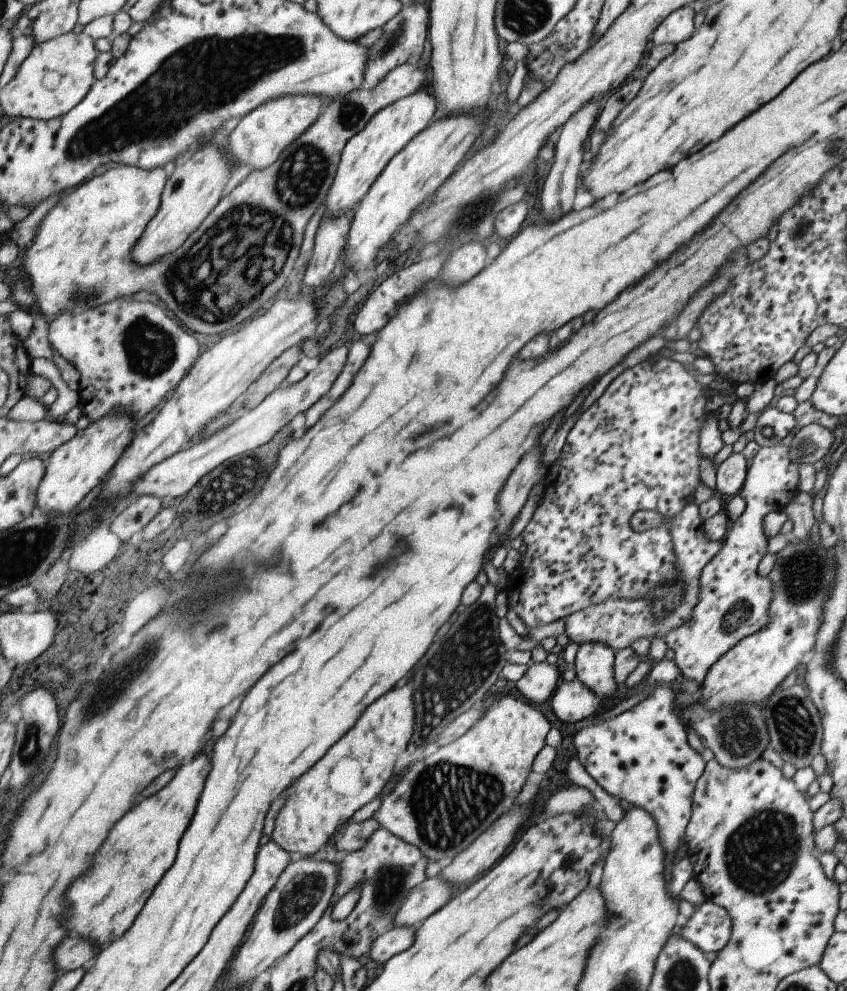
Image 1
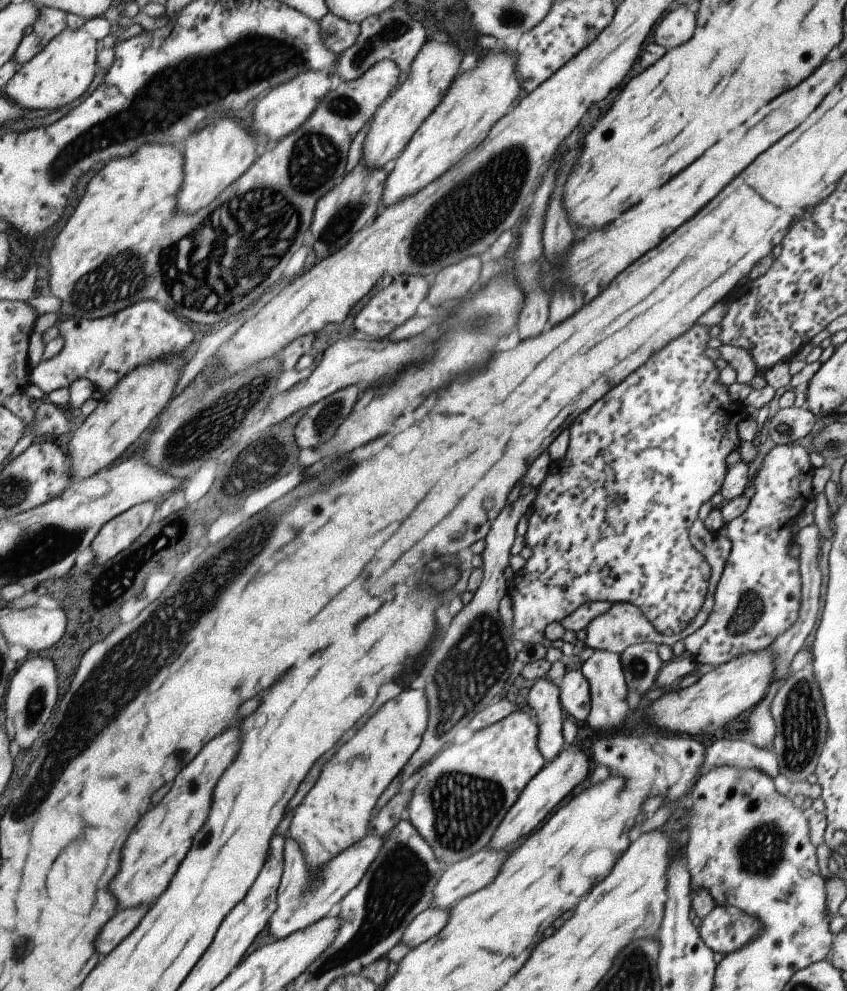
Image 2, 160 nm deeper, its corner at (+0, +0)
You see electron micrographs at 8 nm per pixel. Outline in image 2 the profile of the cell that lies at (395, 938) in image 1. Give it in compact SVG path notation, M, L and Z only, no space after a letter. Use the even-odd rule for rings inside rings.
M441 907L427 909L413 919L404 934L402 944L406 944L411 948L421 946L429 938L437 936L449 924L449 918L451 918L449 910L443 910Z

